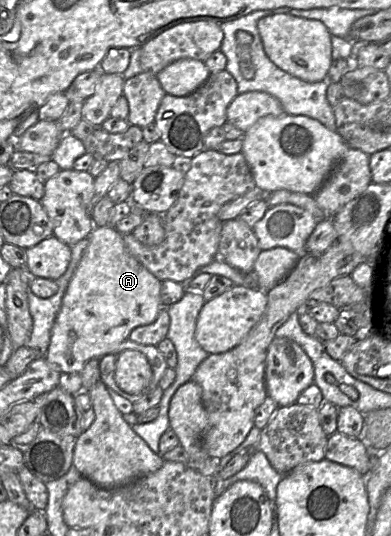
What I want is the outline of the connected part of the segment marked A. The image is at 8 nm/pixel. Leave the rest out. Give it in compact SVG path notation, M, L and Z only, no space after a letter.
M94 227L88 239L89 244L84 250L63 296L45 356L46 360L57 366L61 373L80 374L89 360L100 359L113 353L116 347L129 338L133 329L153 323L162 309L162 281L129 253L124 244L123 235L115 227Z

